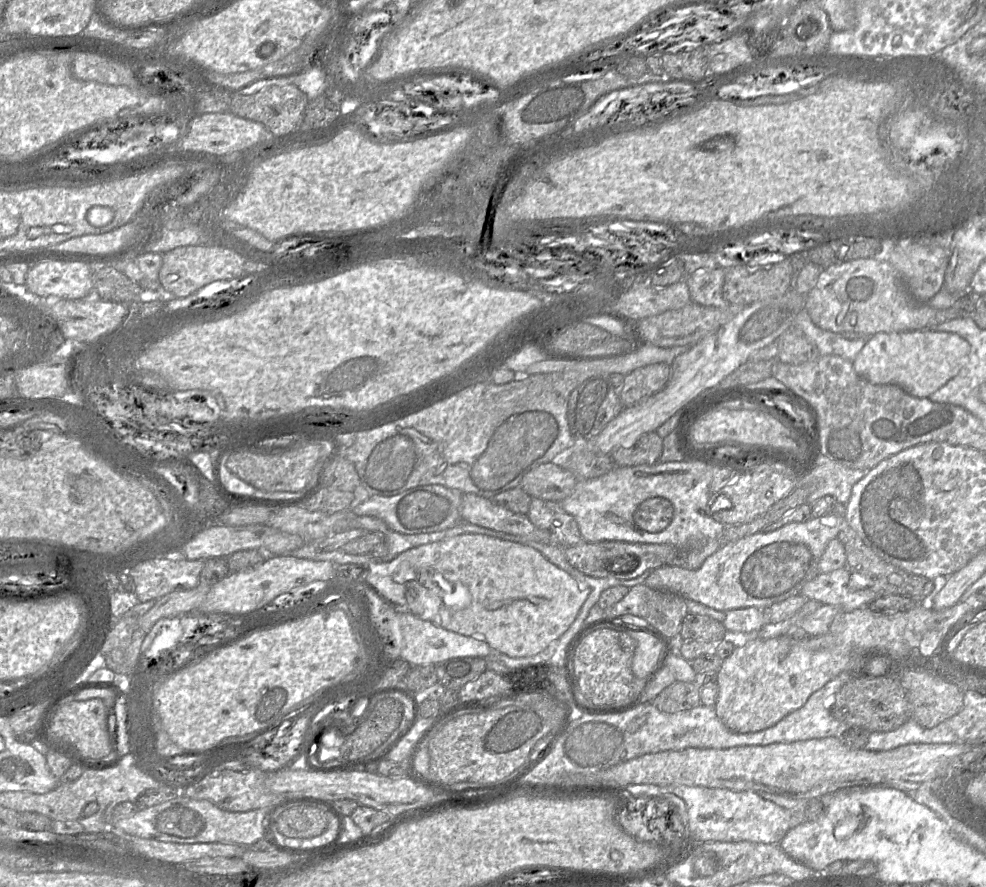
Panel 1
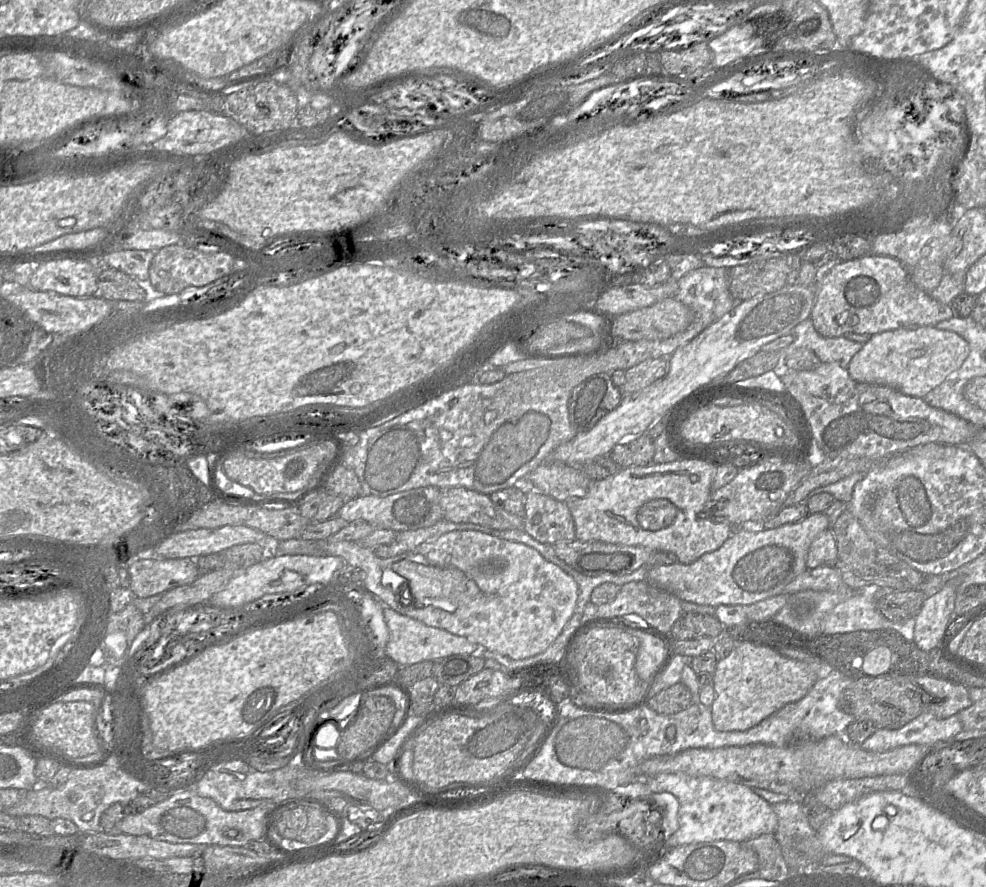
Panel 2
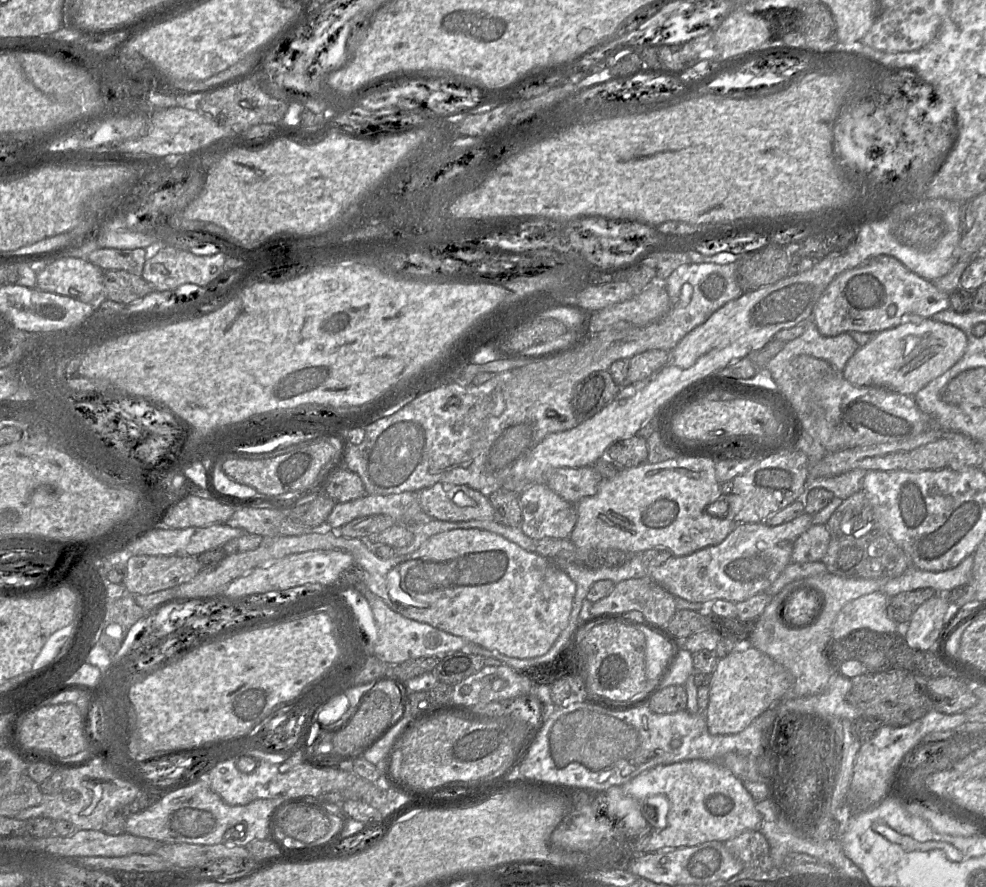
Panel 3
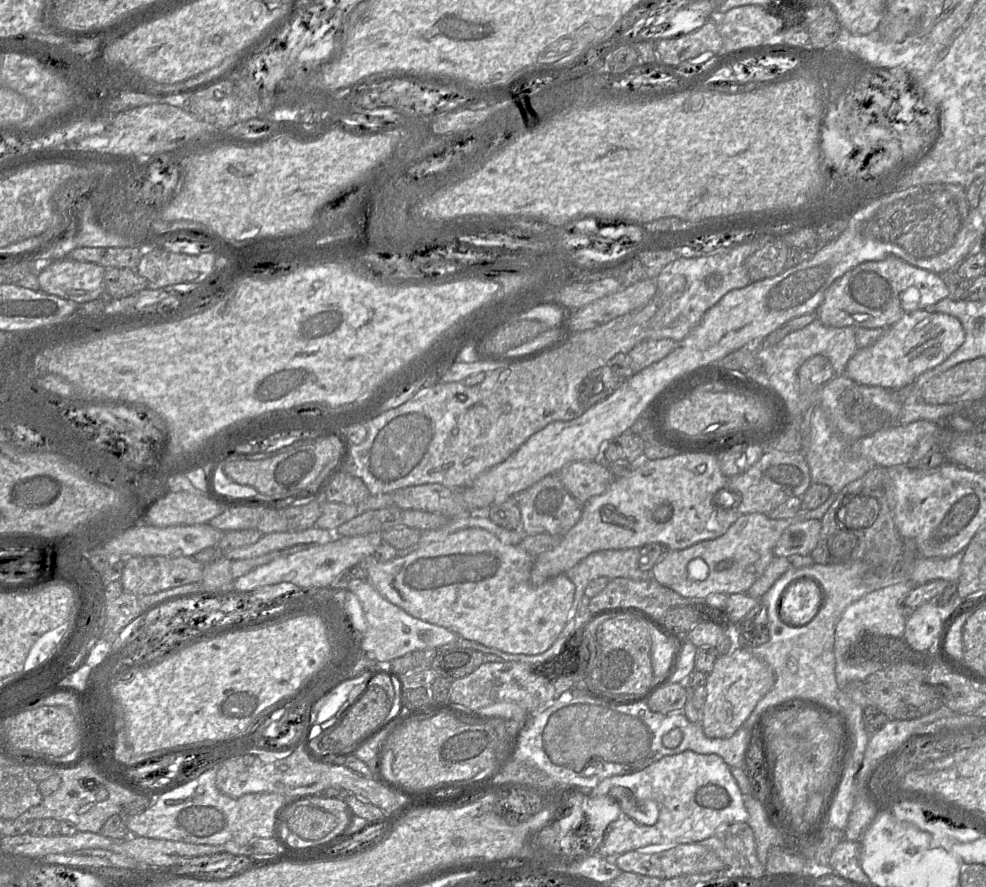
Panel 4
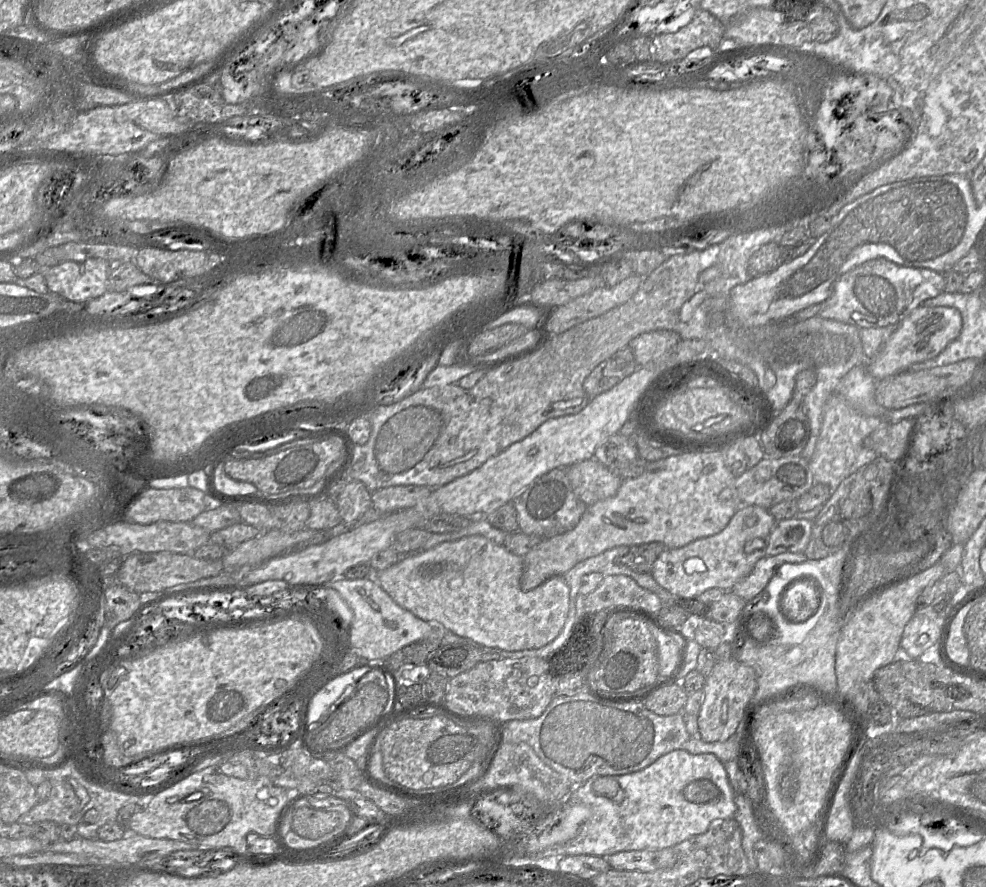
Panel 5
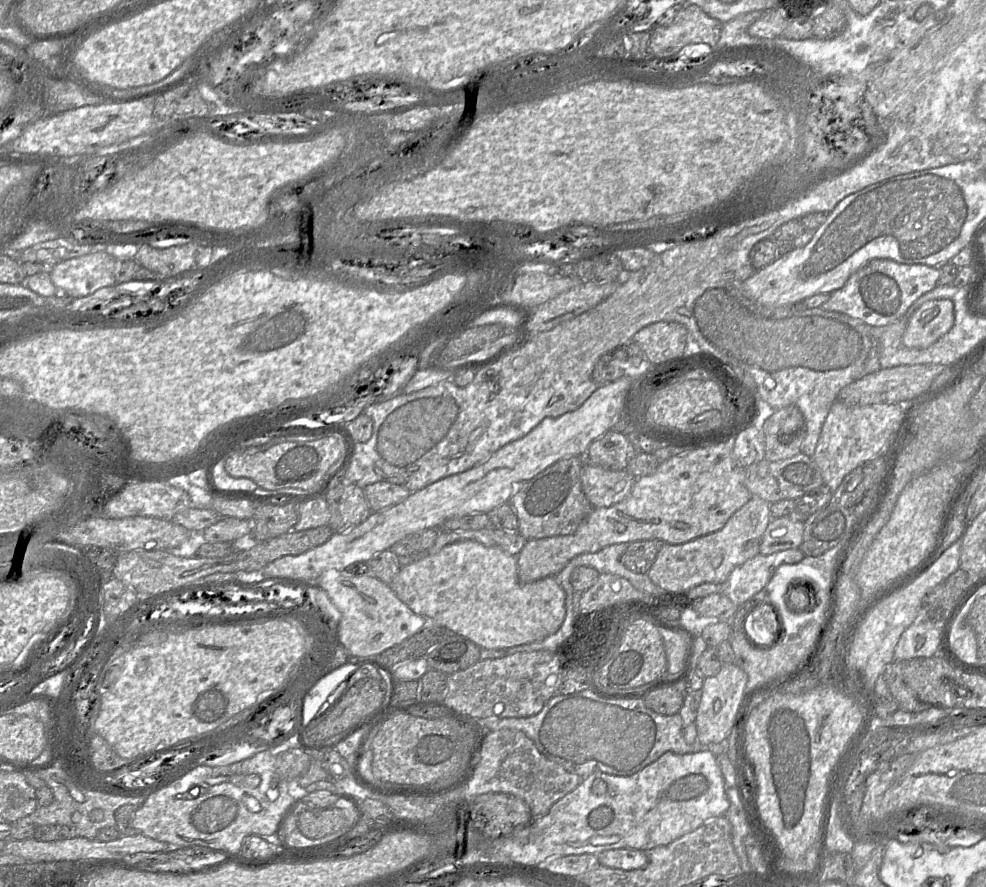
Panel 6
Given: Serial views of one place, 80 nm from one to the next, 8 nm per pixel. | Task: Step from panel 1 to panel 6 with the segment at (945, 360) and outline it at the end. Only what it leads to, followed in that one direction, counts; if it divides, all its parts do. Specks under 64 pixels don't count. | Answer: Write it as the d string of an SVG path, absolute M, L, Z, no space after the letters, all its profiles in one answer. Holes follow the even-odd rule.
M951 300L927 301L908 318L902 343L908 348L928 348L953 325L954 305Z

